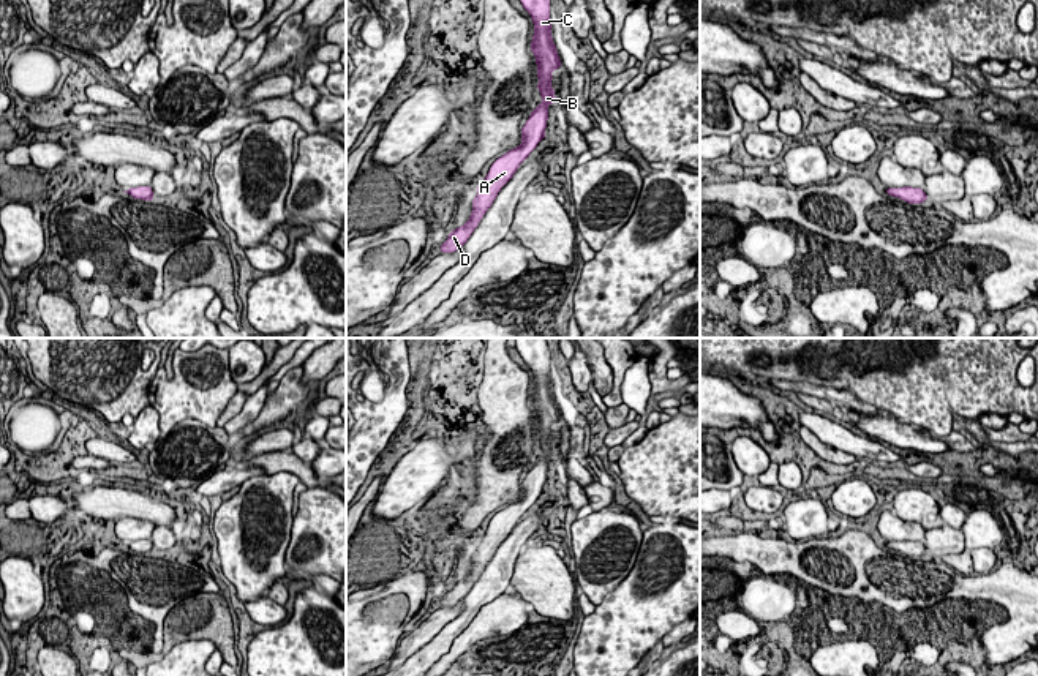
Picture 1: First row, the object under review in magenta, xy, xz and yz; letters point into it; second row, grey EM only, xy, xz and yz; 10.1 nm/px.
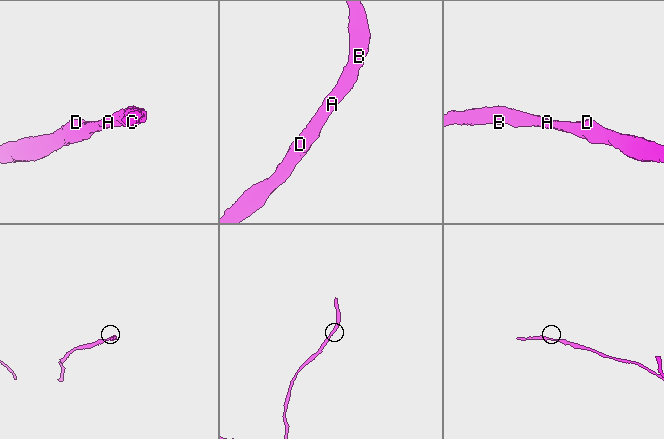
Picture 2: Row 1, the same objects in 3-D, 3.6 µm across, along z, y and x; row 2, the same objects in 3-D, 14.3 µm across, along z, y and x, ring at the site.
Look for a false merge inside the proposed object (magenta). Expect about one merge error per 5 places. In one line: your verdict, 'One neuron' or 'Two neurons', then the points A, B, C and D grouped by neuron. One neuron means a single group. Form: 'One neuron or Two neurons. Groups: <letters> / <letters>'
One neuron. Groups: A B C D

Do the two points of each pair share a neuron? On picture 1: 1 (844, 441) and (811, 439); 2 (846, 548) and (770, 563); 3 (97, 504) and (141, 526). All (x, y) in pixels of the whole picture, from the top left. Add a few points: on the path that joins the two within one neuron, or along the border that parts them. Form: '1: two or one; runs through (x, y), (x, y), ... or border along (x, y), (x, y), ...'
1: two; border along (801, 424), (823, 443), (853, 455)
2: one; runs through (827, 547), (808, 545), (789, 559)
3: two; border along (122, 517), (147, 518), (155, 526)

